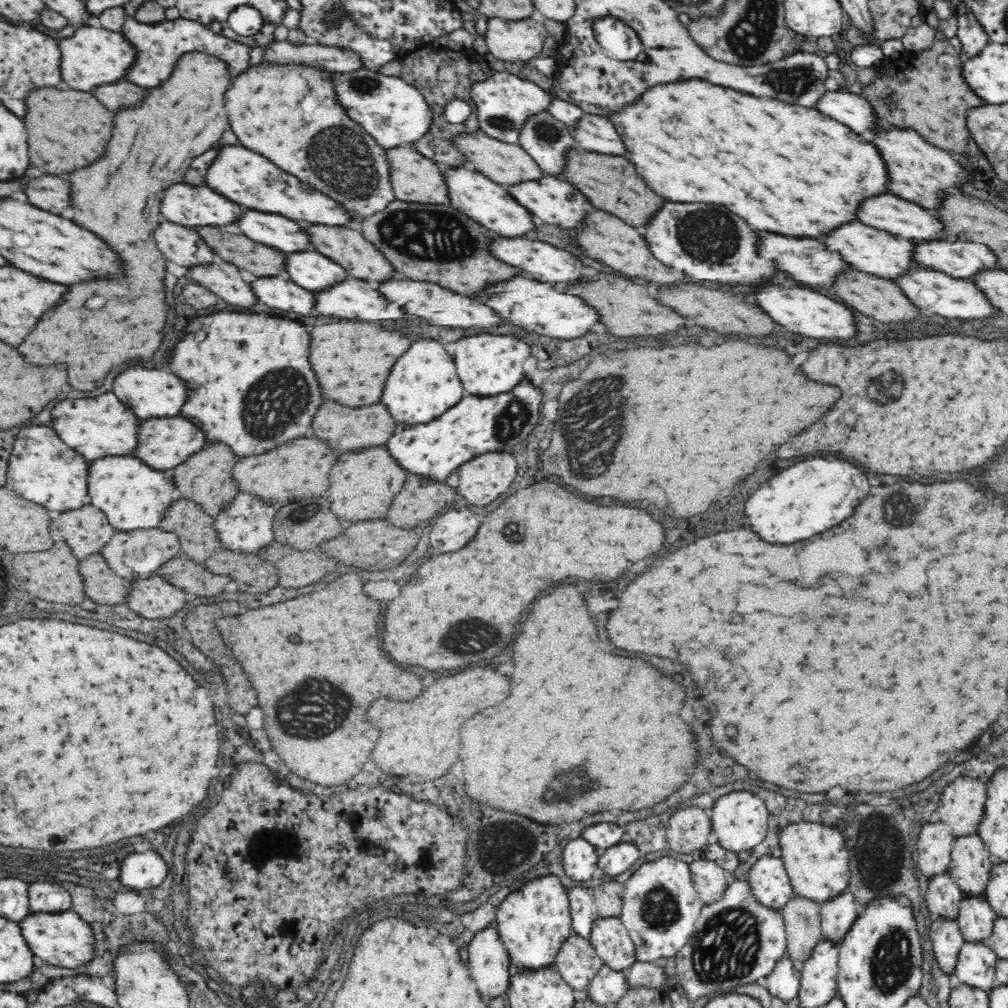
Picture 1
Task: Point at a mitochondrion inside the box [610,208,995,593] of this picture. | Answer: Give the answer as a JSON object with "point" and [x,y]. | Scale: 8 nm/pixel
{"point":[897,509]}

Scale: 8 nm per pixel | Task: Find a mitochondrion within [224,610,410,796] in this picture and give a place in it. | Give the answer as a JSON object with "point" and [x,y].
{"point":[318,703]}

